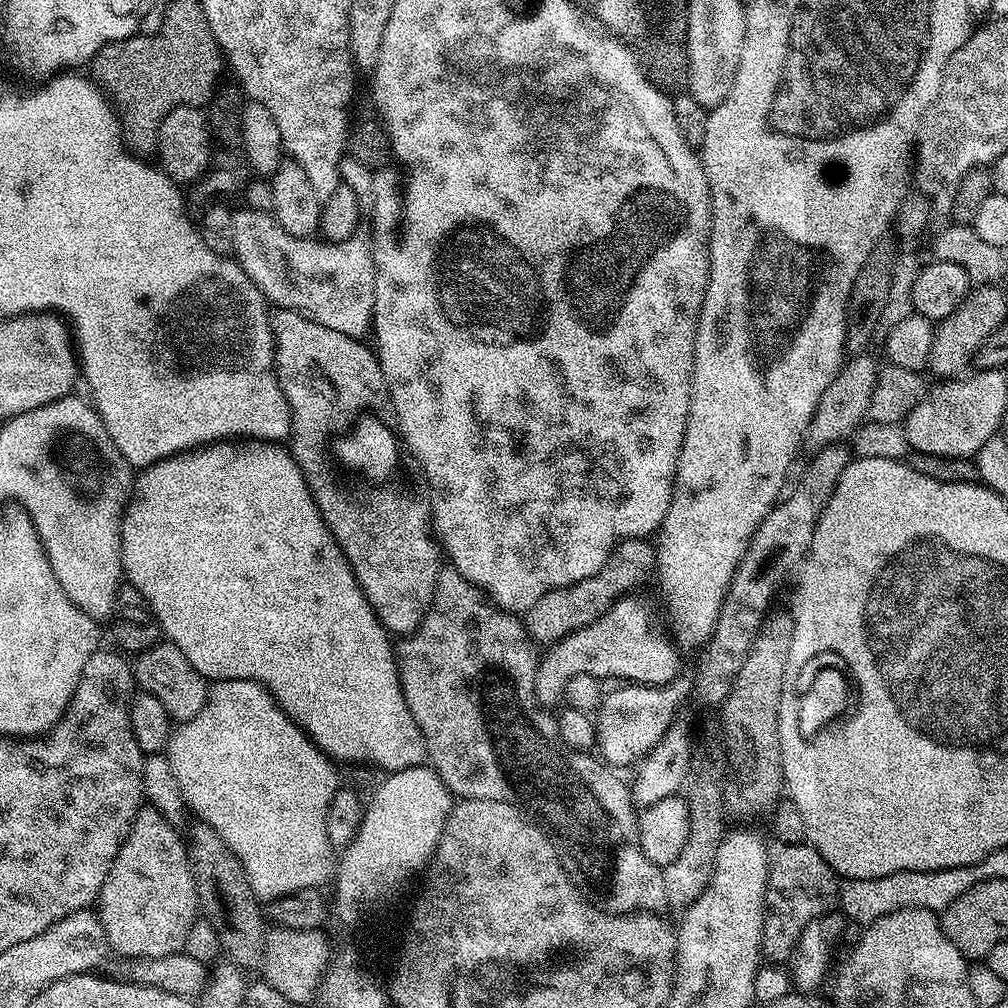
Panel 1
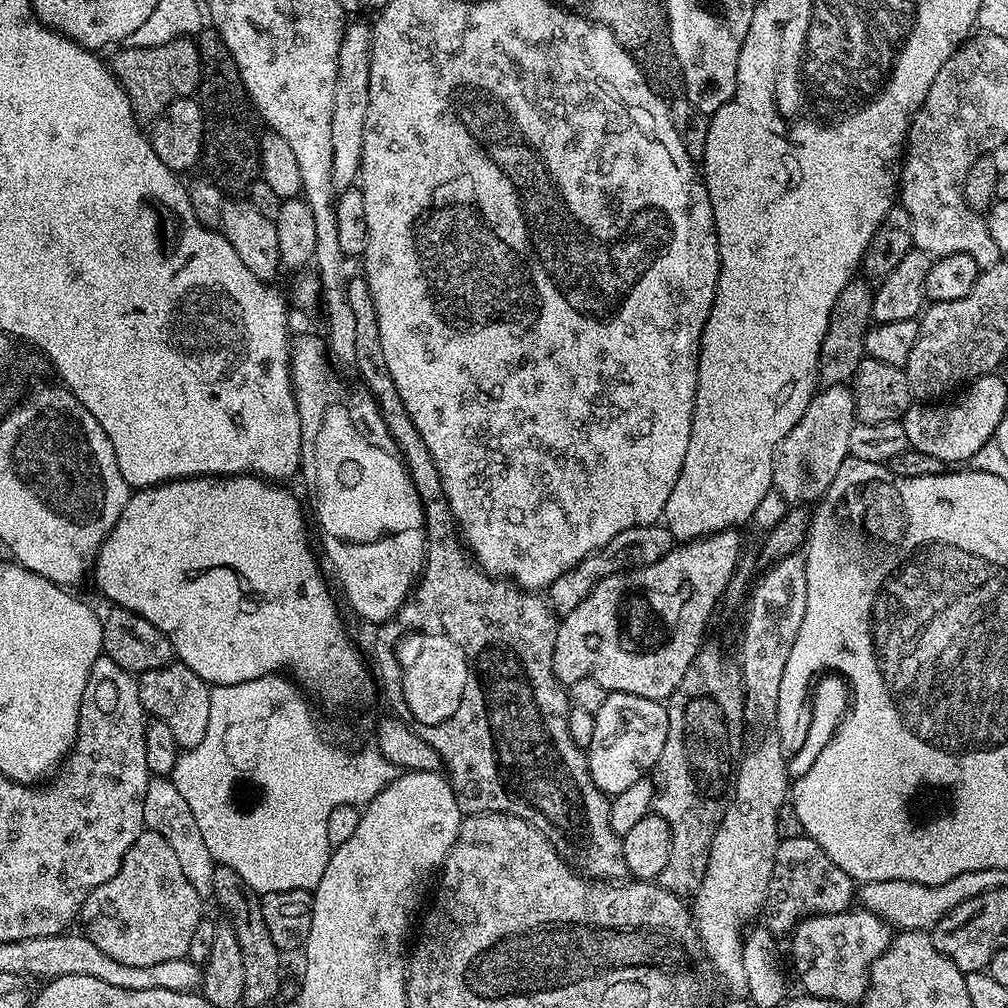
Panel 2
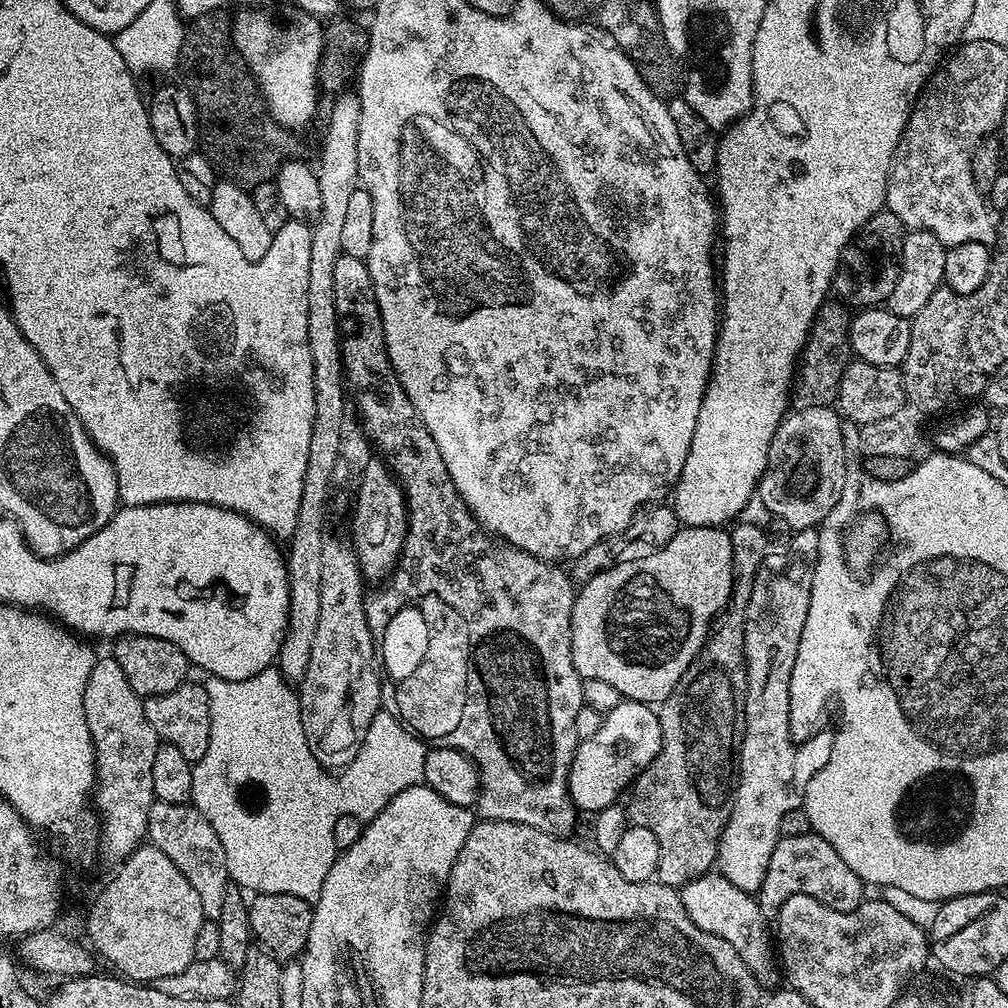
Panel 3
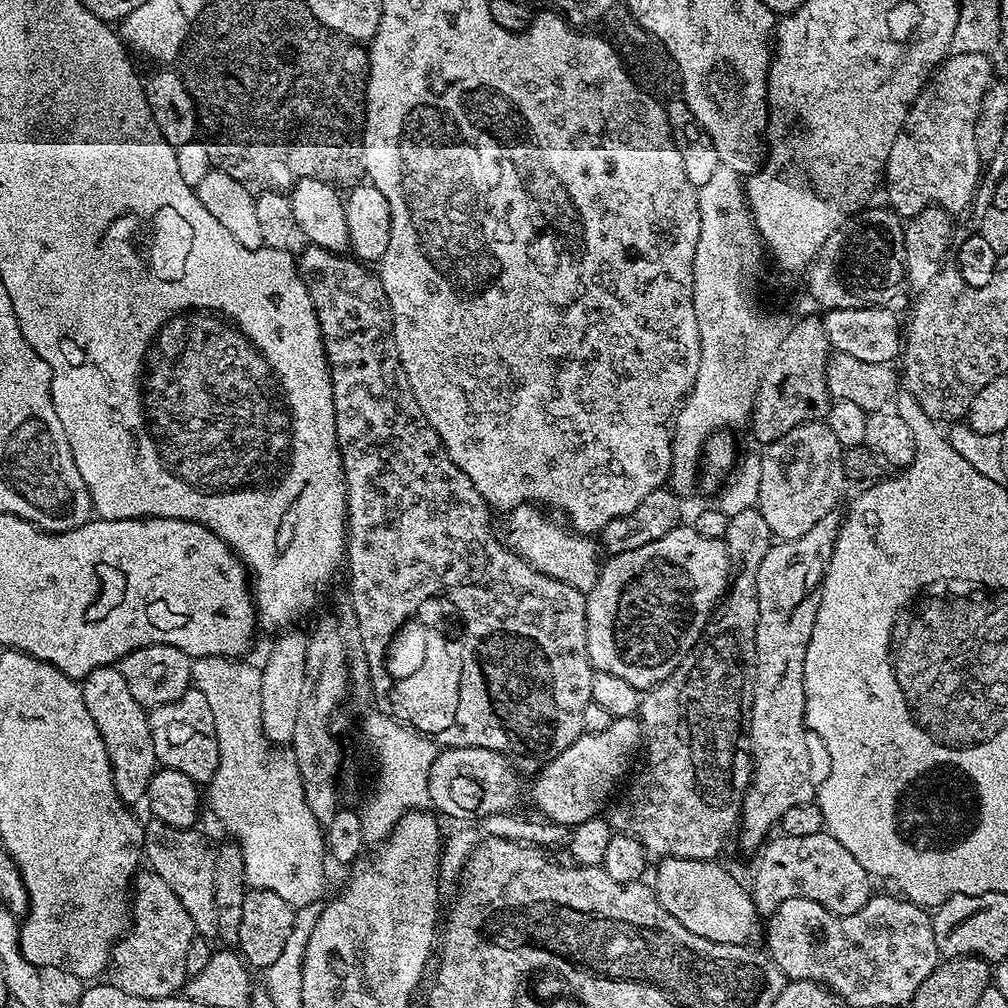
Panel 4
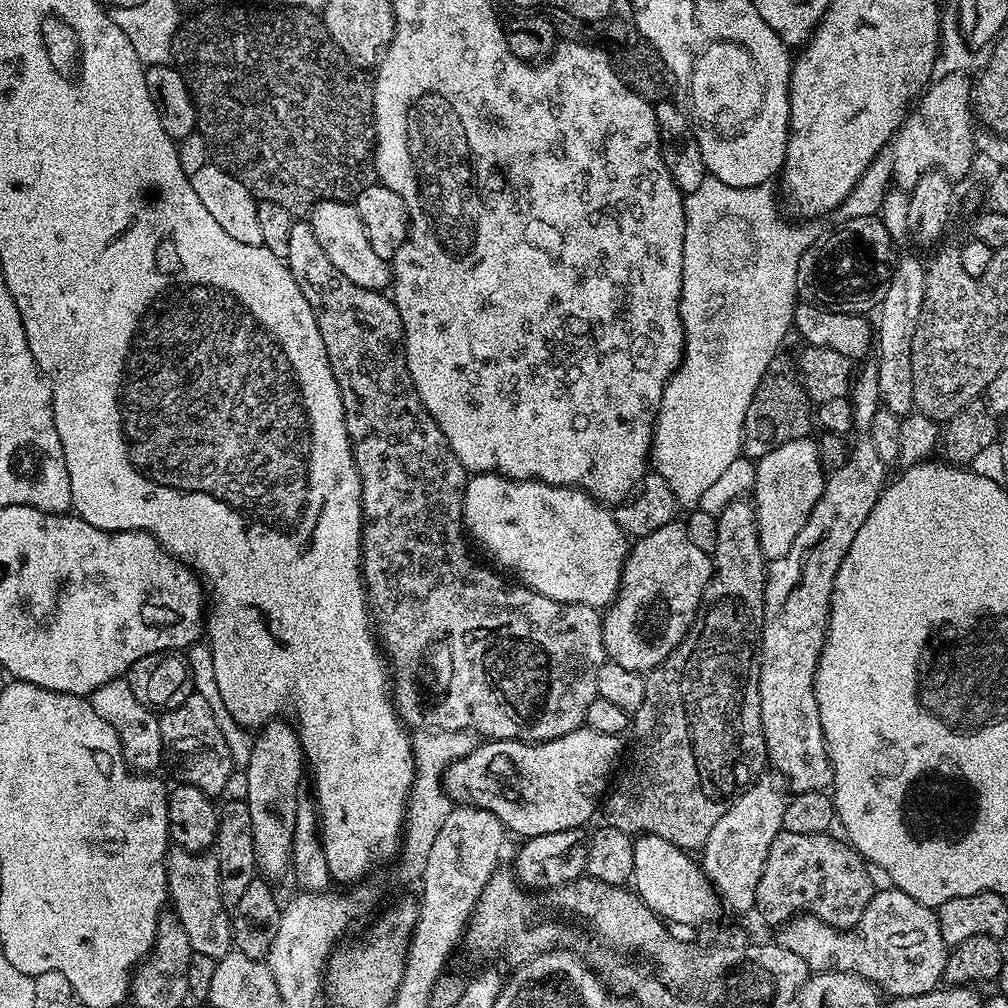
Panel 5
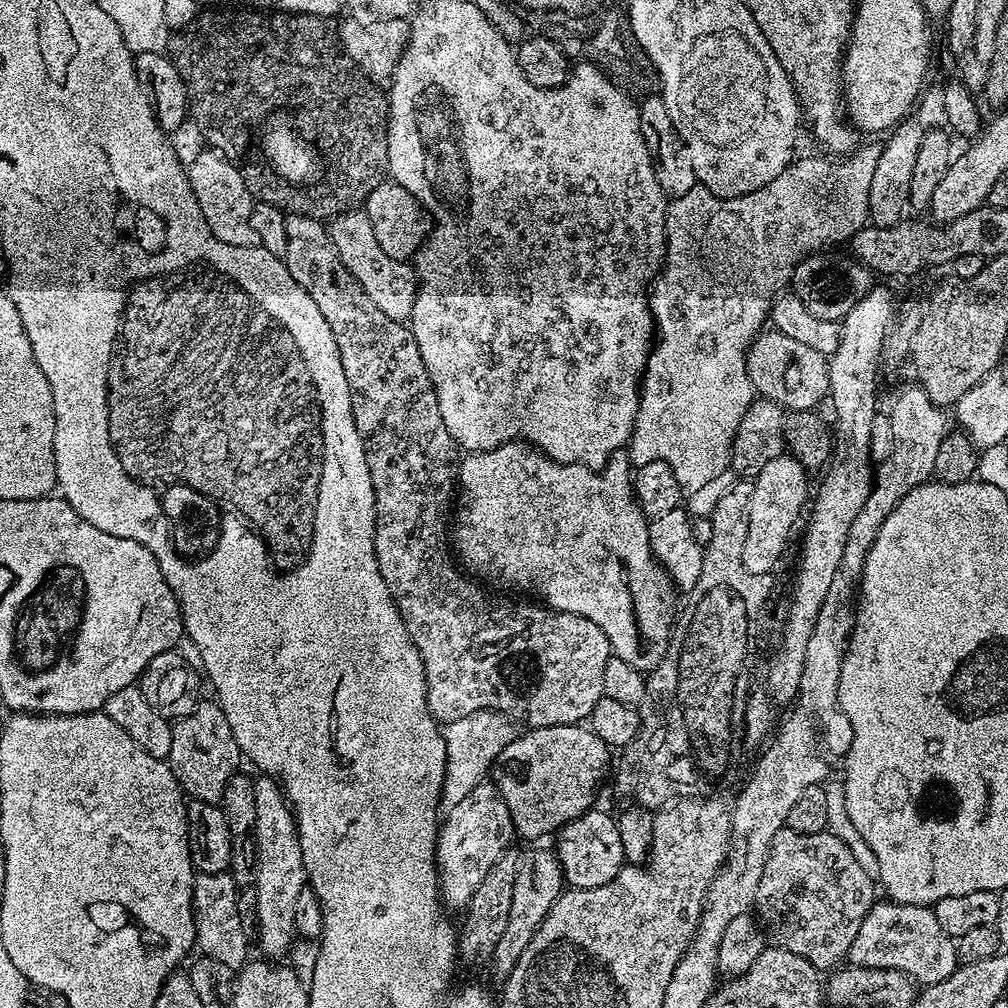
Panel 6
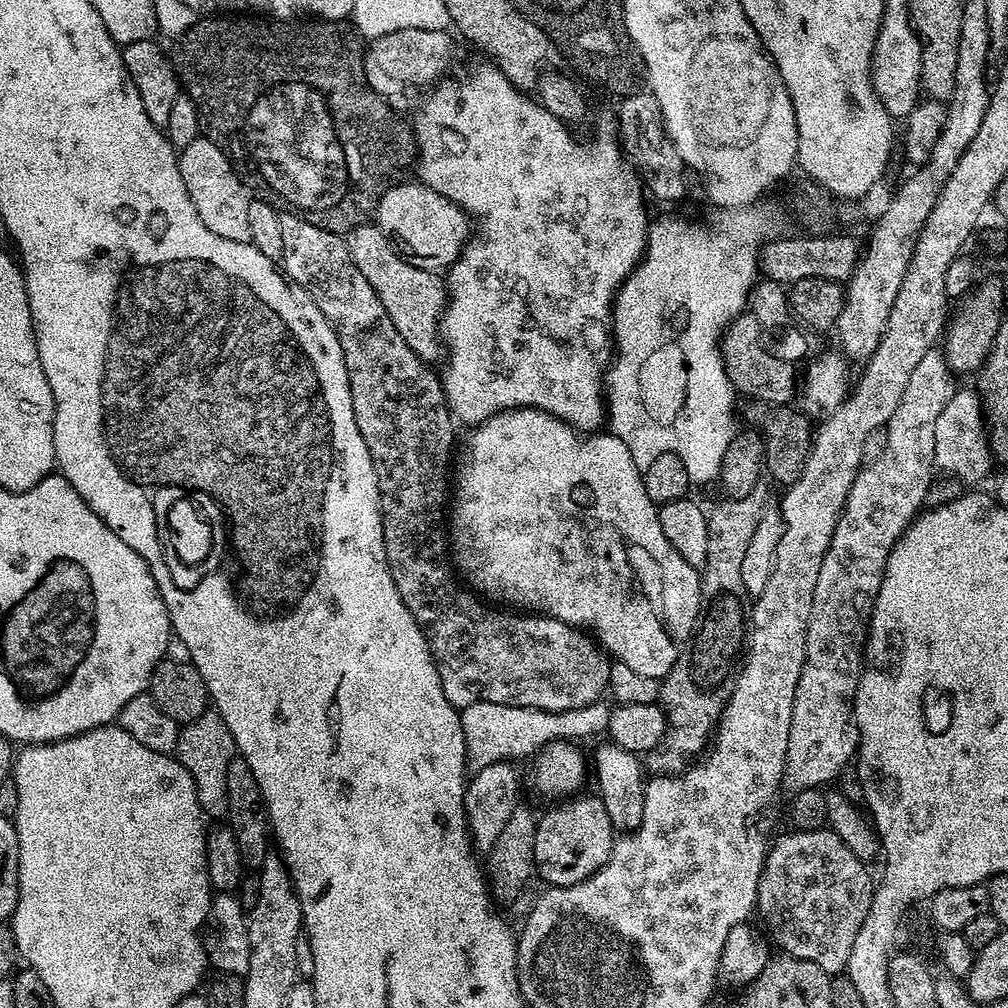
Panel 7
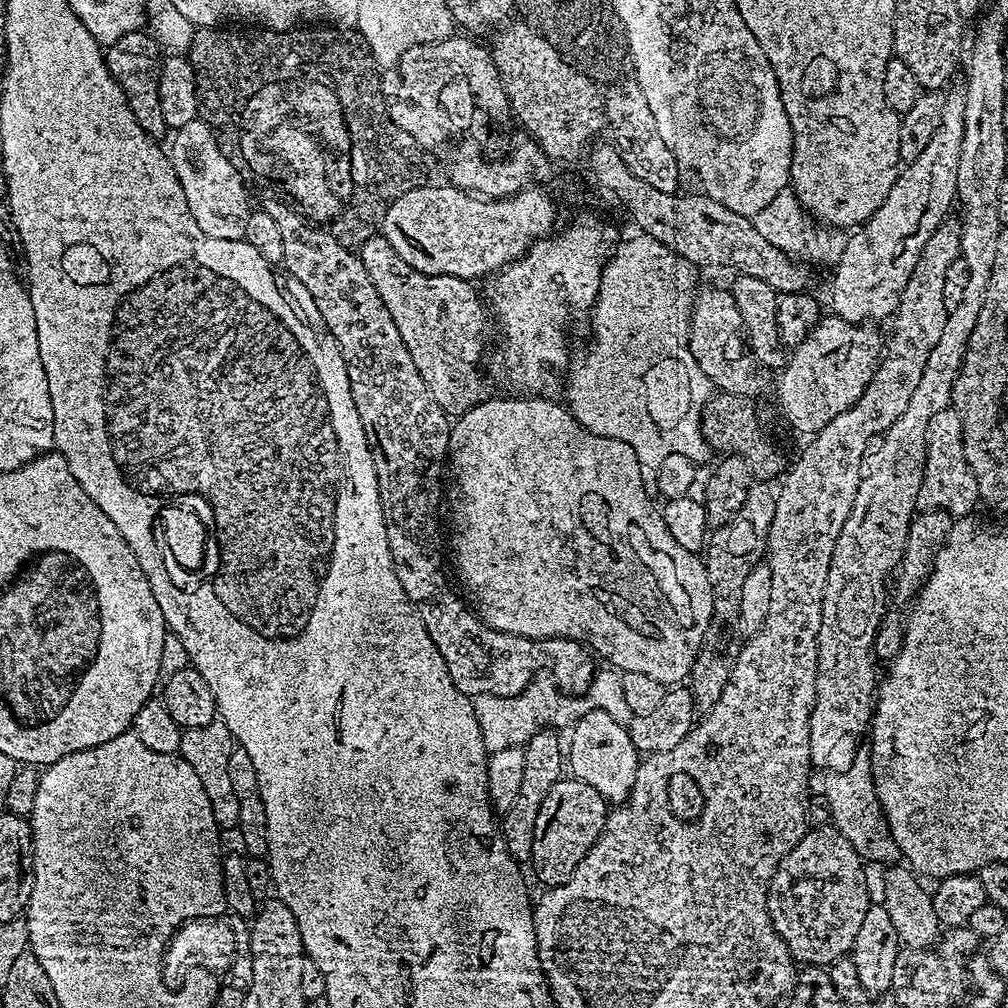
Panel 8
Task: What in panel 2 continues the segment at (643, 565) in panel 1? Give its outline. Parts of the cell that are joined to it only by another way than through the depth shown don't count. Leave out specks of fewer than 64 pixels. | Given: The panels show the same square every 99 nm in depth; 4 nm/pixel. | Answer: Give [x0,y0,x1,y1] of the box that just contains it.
[546,523,673,614]

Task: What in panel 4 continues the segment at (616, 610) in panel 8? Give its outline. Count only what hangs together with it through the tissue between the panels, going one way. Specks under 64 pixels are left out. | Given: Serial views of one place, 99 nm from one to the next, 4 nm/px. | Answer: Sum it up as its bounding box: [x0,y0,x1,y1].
[507,503,601,594]

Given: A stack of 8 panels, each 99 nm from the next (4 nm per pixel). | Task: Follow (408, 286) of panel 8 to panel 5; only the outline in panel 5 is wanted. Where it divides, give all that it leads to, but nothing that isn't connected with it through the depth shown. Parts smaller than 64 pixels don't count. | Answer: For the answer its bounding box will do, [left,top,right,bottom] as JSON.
[310,200,391,290]

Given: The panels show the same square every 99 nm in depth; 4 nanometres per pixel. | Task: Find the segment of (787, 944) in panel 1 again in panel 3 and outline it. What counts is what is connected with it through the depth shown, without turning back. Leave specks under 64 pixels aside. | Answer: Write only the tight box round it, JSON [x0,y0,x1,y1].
[758,831,865,918]

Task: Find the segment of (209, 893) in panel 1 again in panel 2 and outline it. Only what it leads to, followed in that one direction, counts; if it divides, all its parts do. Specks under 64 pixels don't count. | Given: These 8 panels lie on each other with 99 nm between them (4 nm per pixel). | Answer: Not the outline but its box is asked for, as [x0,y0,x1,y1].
[212,866,282,1004]

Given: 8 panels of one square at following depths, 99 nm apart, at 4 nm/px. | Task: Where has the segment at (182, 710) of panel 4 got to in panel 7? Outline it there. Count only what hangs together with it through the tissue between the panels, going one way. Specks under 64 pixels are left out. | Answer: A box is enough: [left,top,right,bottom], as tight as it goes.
[175,710,238,817]

